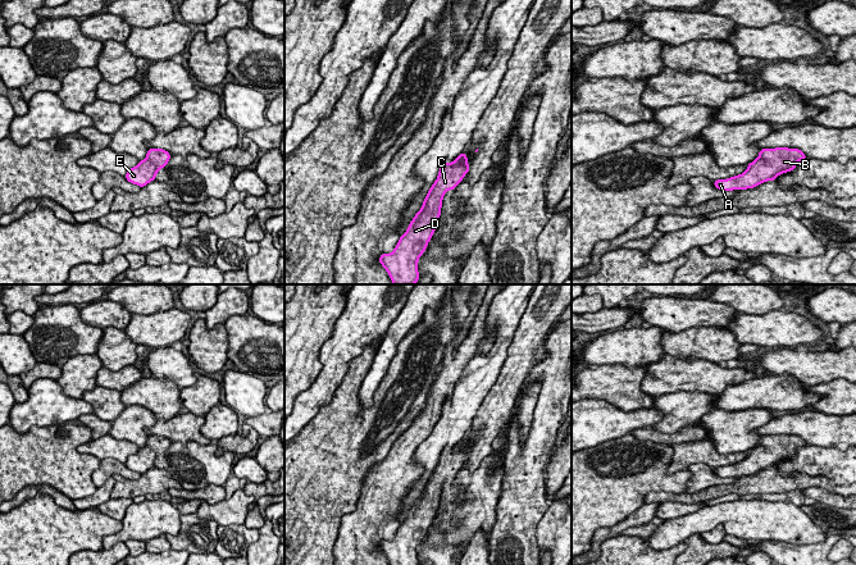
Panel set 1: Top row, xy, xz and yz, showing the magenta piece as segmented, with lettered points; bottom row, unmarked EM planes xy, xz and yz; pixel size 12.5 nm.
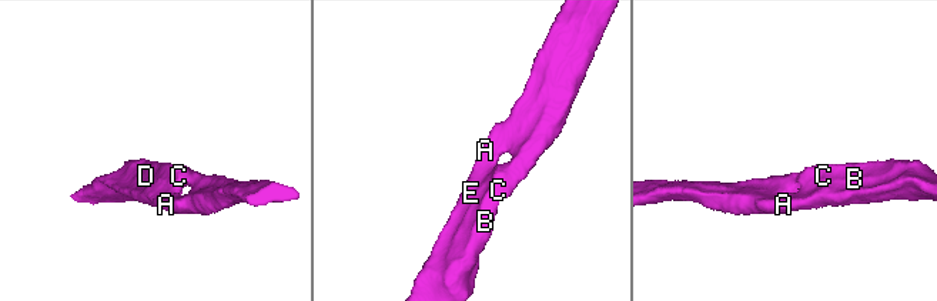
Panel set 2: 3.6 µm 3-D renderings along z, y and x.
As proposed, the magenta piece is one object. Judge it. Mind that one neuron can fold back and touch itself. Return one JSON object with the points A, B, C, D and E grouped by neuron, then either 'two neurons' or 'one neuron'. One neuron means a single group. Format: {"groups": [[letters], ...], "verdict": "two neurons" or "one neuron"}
{"groups": [["A", "B", "C", "D", "E"]], "verdict": "one neuron"}

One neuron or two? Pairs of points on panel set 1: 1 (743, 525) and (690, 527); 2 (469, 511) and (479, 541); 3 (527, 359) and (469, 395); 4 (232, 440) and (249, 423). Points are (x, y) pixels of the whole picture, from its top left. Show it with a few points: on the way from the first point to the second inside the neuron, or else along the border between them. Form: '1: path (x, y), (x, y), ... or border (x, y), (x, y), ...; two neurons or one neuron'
1: path (731, 518), (706, 518), (702, 520); one neuron
2: border (482, 529), (474, 533), (464, 551); two neurons
3: border (508, 350), (499, 377), (481, 404); two neurons
4: border (258, 432), (251, 429), (244, 436); two neurons

